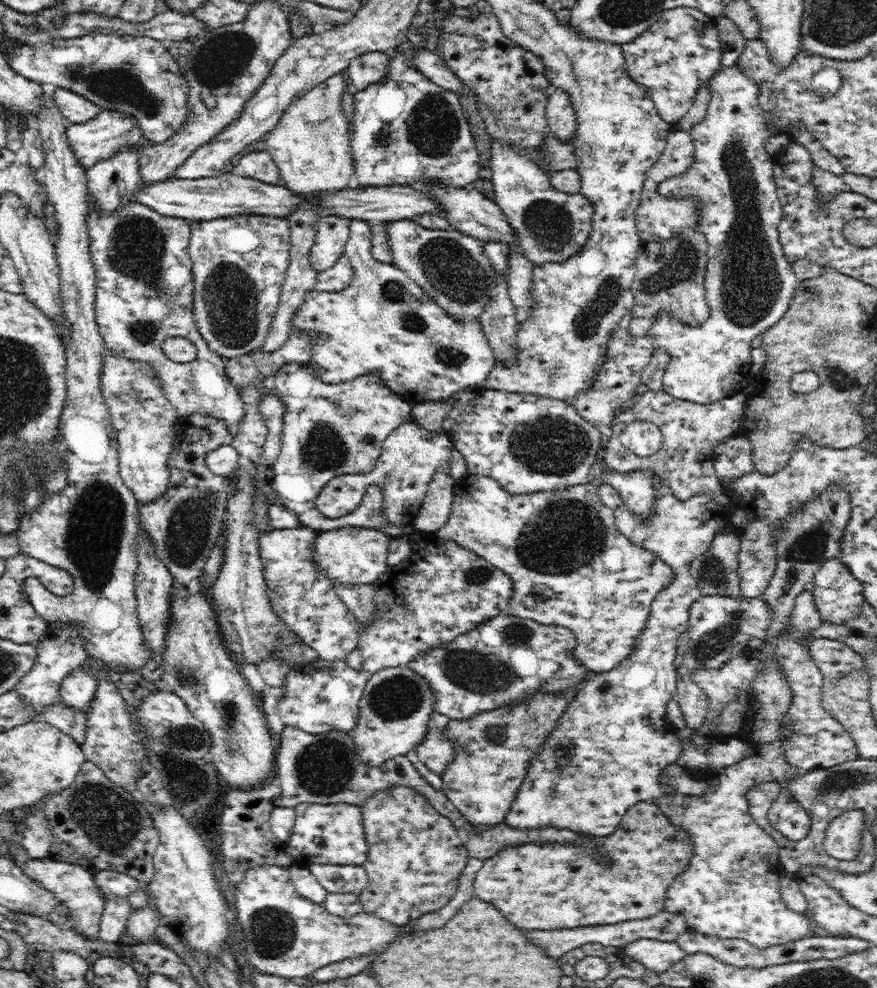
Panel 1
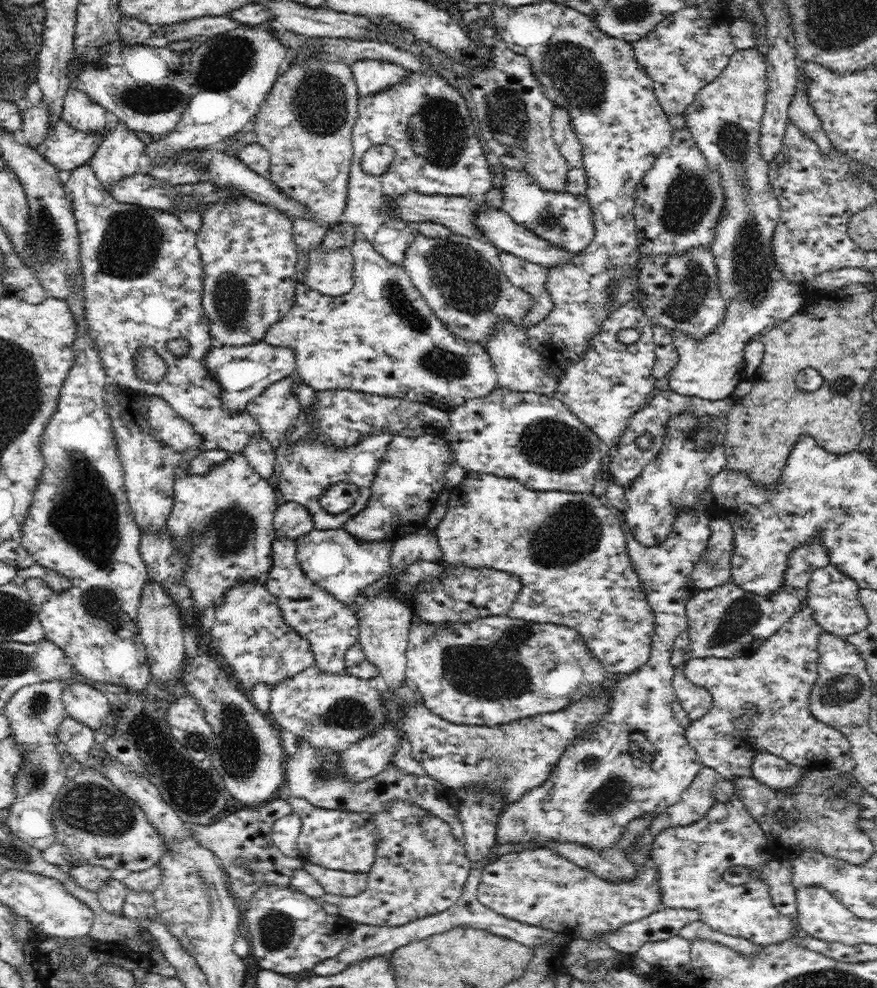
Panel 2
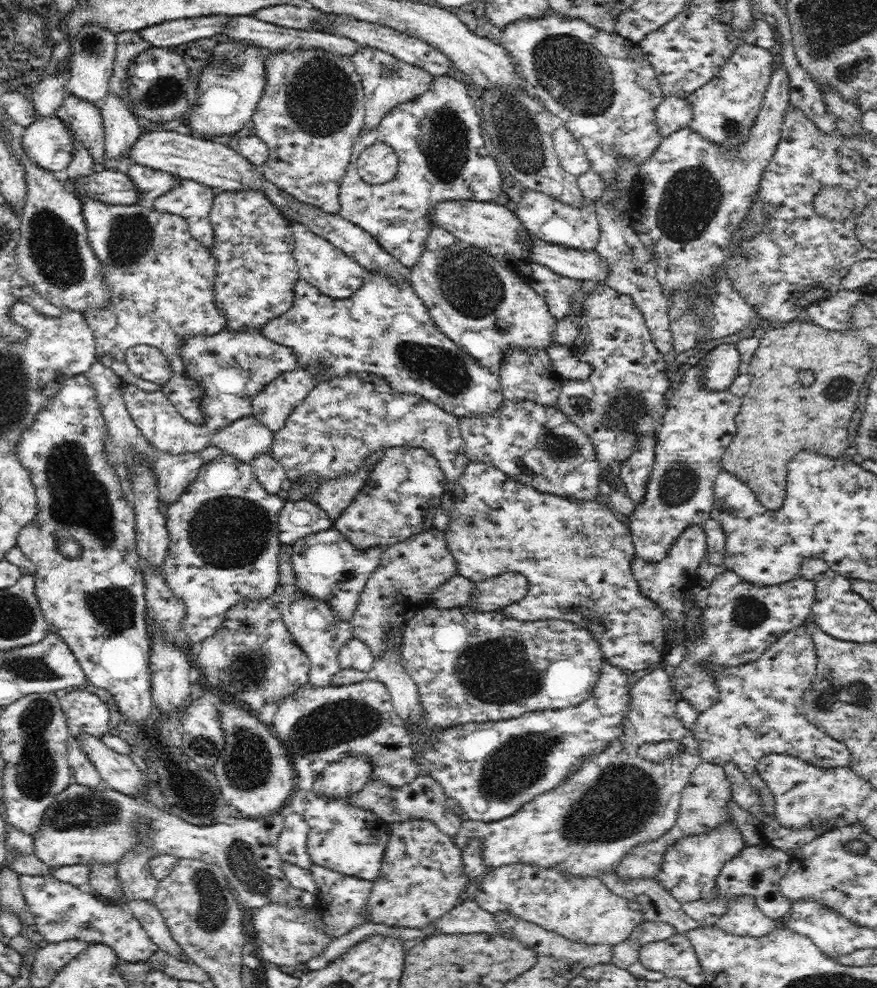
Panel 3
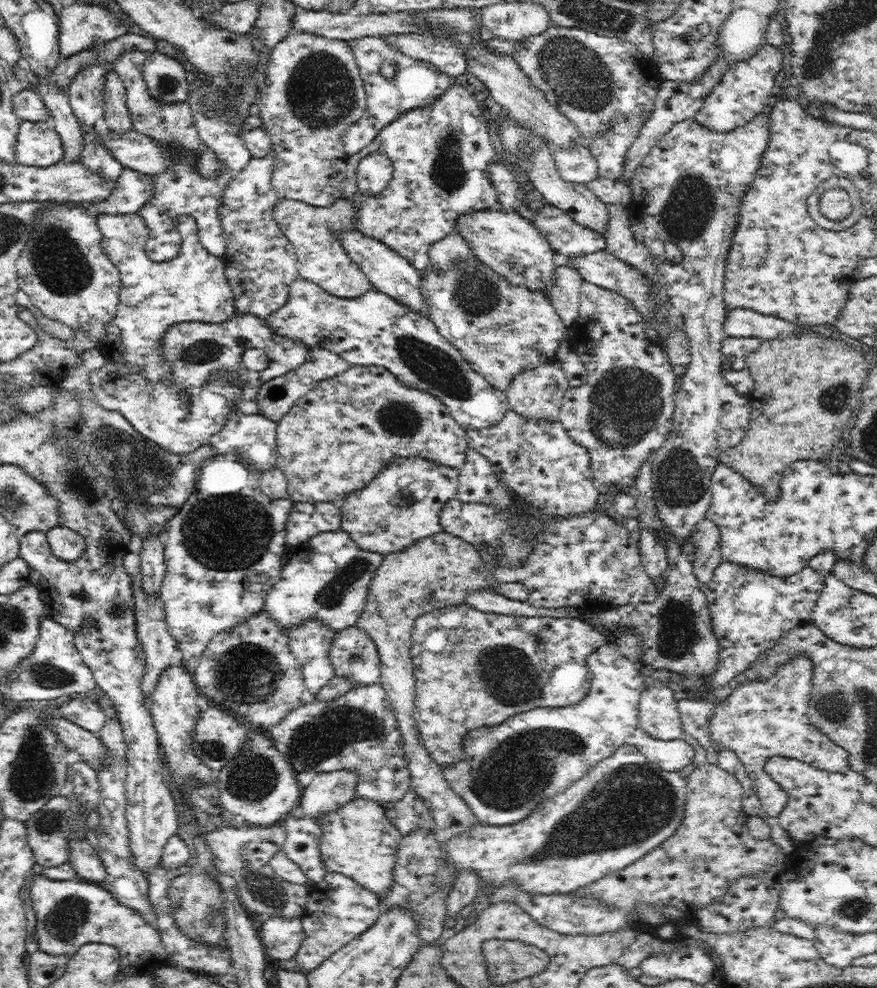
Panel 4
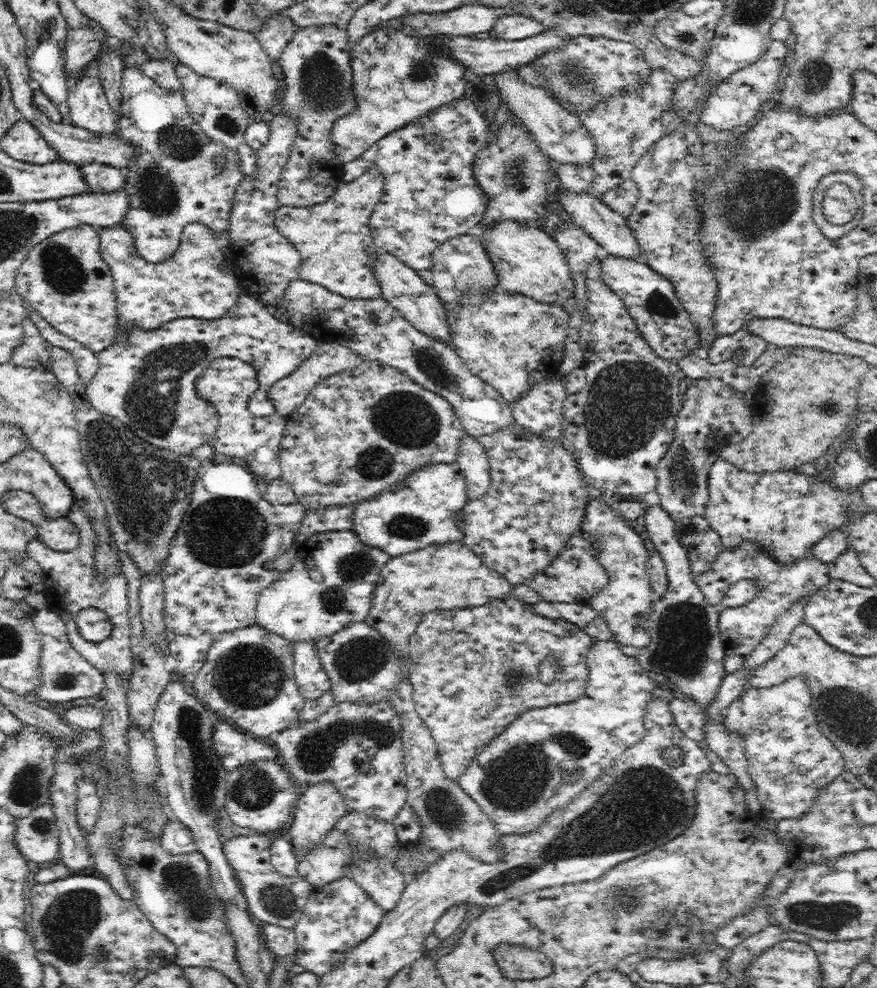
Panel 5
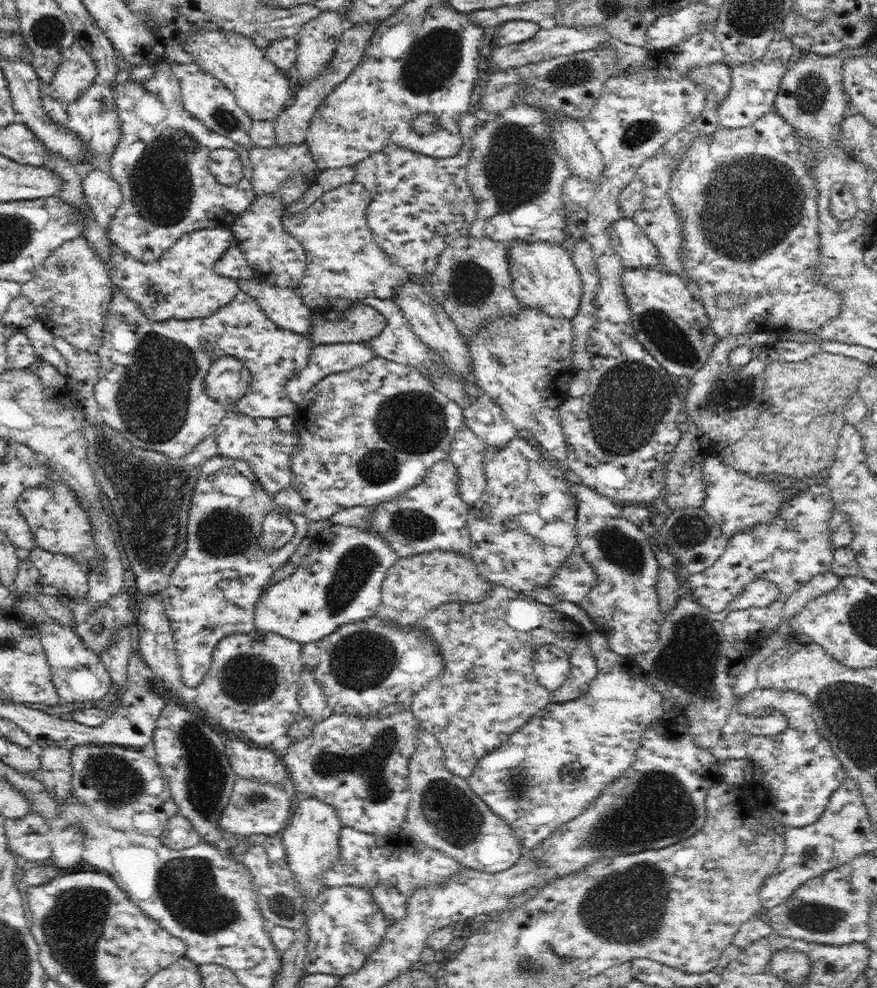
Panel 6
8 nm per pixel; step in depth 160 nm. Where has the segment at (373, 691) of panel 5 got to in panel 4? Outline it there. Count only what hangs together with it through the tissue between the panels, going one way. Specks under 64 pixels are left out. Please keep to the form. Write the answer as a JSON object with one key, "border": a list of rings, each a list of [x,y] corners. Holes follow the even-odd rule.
{"border":[[[351,626],[337,631],[329,652],[335,675],[354,685],[381,684],[381,664],[376,643],[364,630]]]}

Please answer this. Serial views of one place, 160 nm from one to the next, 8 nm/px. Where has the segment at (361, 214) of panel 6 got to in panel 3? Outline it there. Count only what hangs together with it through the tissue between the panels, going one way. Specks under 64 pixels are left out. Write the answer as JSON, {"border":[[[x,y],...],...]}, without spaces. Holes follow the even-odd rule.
{"border":[[[376,142],[365,148],[357,158],[357,171],[364,182],[382,185],[395,177],[398,155],[391,146]],[[288,220],[292,225],[293,240],[295,241],[293,256],[298,264],[300,278],[320,289],[320,292],[329,298],[345,299],[352,296],[362,286],[366,269],[324,237],[317,236],[306,226],[294,220]]]}

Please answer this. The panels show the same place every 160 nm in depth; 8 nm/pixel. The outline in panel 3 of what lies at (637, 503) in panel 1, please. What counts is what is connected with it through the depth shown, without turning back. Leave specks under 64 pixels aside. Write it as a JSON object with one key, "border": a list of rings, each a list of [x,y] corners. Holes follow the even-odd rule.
{"border":[[[696,363],[685,372],[678,389],[666,400],[666,412],[662,416],[662,429],[656,432],[655,460],[646,484],[646,494],[629,516],[629,529],[635,546],[635,554],[646,562],[660,562],[674,546],[678,537],[689,525],[703,525],[711,517],[715,505],[714,485],[723,470],[721,458],[736,434],[736,414],[740,412],[742,399],[729,389],[712,391],[702,385],[702,365]]]}

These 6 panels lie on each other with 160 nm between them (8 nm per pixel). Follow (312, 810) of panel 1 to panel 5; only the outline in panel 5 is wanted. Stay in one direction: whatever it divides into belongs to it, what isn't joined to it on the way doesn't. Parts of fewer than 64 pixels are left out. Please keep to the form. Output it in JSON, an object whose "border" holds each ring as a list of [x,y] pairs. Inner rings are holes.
{"border":[[[348,811],[336,822],[334,829],[346,833],[350,839],[350,849],[353,846],[354,858],[344,866],[344,876],[354,879],[385,911],[392,910],[407,885],[403,874],[395,867],[395,858],[401,843],[393,823]]]}

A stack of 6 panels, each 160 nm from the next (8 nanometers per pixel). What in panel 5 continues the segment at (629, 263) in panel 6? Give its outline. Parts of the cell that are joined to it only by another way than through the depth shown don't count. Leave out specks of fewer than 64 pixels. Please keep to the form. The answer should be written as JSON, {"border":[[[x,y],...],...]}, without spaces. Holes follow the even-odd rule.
{"border":[[[562,190],[559,198],[563,209],[570,215],[571,220],[580,225],[581,229],[599,244],[602,254],[633,260],[641,257],[640,243],[628,227],[627,218],[609,208],[601,198],[590,192],[576,194],[576,192],[568,190]]]}

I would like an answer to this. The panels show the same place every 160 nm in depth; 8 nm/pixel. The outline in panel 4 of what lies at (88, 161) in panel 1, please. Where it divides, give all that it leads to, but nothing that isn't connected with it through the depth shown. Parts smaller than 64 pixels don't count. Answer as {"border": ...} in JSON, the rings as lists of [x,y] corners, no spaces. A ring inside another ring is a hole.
{"border":[[[22,121],[16,141],[16,162],[26,166],[44,167],[52,166],[62,160],[63,144],[56,130],[48,128],[44,121]]]}

